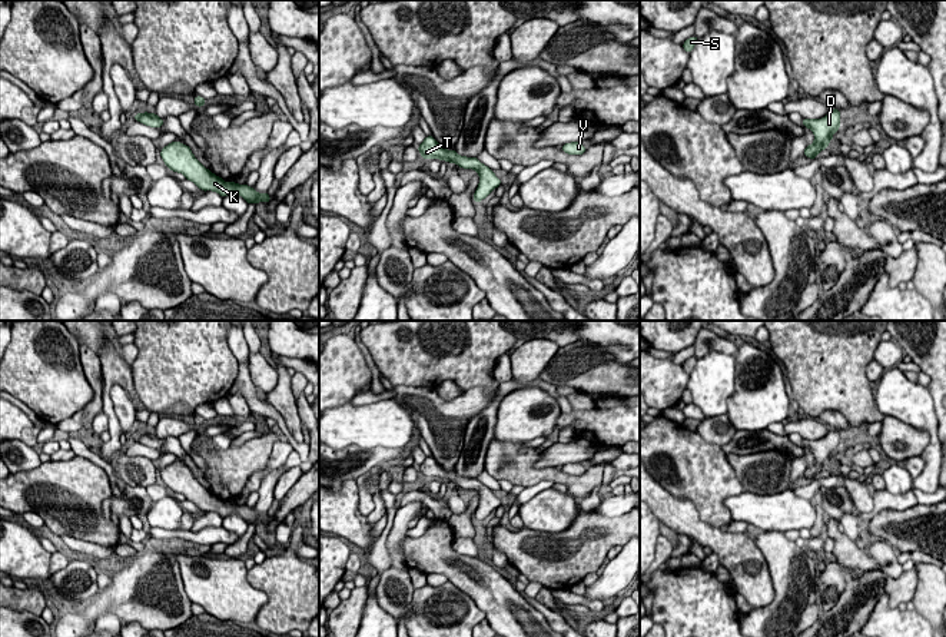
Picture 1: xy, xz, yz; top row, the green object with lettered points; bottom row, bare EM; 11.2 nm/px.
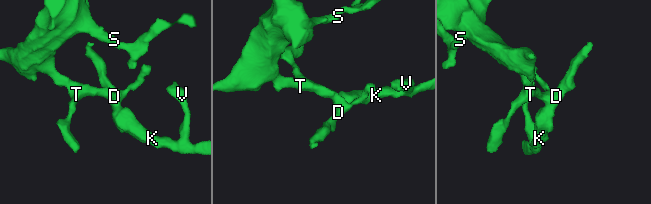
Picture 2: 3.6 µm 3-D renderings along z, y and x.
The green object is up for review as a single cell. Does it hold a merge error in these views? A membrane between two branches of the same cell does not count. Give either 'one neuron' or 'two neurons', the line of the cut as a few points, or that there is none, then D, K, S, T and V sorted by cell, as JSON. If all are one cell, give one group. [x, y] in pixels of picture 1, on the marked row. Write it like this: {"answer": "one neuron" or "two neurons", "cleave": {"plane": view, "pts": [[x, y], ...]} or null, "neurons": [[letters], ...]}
{"answer": "one neuron", "cleave": null, "neurons": [["D", "K", "S", "T", "V"]]}

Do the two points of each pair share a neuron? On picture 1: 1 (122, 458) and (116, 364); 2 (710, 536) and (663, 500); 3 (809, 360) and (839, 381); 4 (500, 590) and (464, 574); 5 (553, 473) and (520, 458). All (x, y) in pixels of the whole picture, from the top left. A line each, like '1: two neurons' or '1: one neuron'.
1: two neurons
2: one neuron
3: one neuron
4: one neuron
5: one neuron

